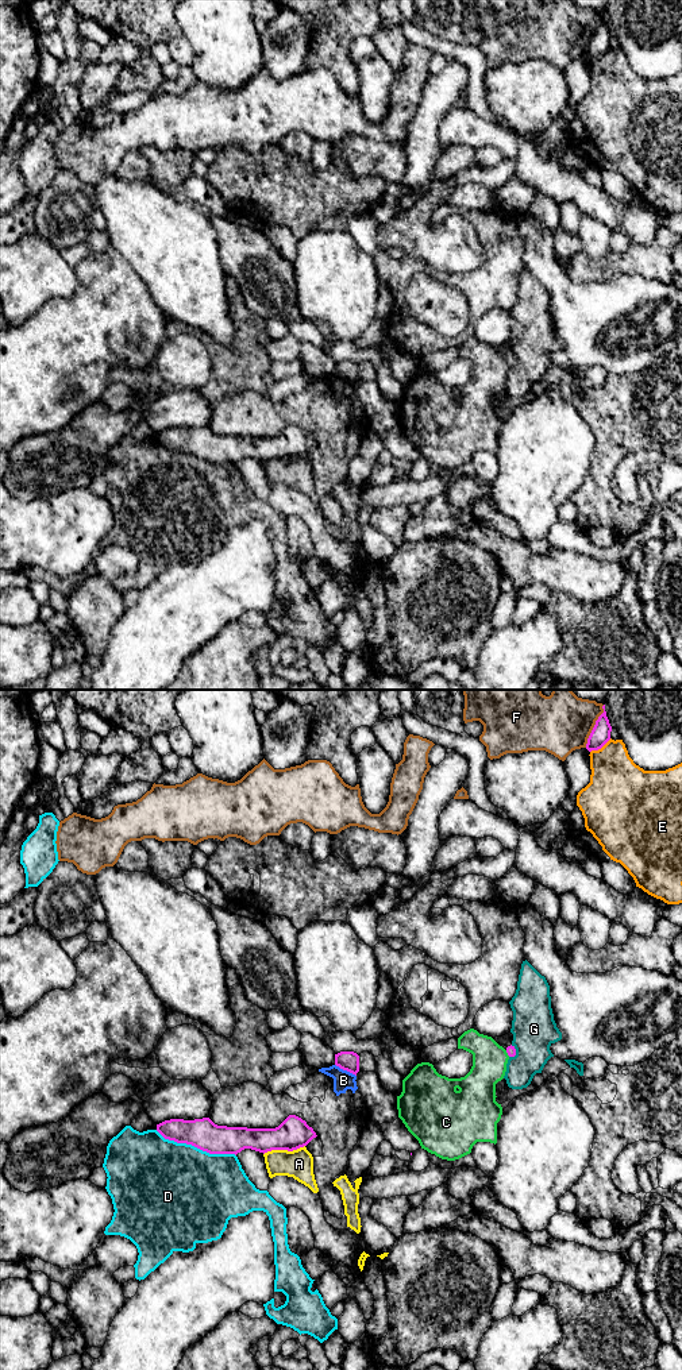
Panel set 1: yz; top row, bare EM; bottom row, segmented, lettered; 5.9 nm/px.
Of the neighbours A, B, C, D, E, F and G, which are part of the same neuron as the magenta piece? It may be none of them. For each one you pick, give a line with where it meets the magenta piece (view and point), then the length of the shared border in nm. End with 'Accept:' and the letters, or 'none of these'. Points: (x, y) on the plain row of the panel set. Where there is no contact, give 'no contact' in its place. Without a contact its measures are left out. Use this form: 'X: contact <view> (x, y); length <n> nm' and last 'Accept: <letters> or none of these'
Accept: none of these

